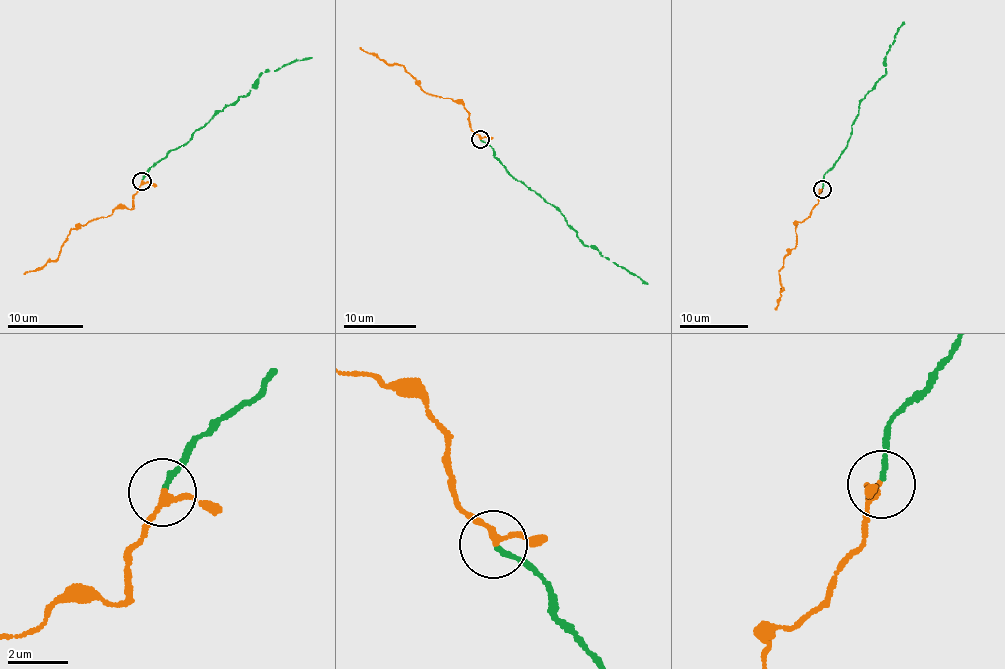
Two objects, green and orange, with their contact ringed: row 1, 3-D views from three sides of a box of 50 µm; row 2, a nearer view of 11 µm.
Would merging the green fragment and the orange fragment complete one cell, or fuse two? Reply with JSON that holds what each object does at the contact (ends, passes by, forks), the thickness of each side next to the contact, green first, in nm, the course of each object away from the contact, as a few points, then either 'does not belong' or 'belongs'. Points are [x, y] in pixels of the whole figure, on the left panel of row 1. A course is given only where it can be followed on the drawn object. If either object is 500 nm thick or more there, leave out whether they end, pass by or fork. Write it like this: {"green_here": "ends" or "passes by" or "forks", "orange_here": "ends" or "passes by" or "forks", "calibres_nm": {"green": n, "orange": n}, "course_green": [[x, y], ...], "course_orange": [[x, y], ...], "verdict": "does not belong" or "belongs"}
{"green_here": "ends", "orange_here": "passes by", "calibres_nm": {"green": 150, "orange": 180}, "course_green": [[141, 180], [154, 164], [191, 139], [212, 115], [247, 95], [259, 75], [311, 57]], "course_orange": [[141, 182], [132, 208], [116, 208], [110, 215], [70, 231], [60, 253], [24, 274]], "verdict": "belongs"}

